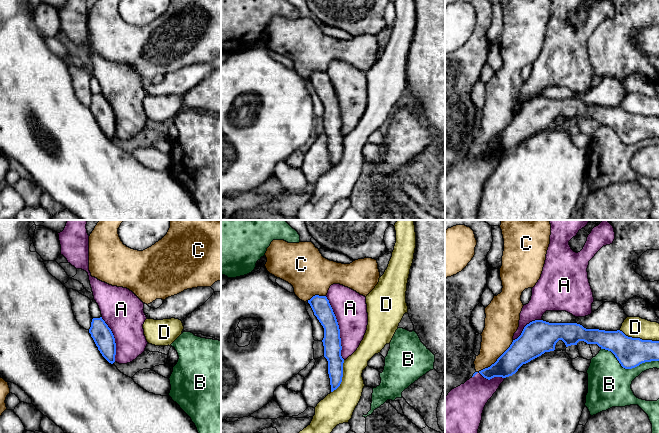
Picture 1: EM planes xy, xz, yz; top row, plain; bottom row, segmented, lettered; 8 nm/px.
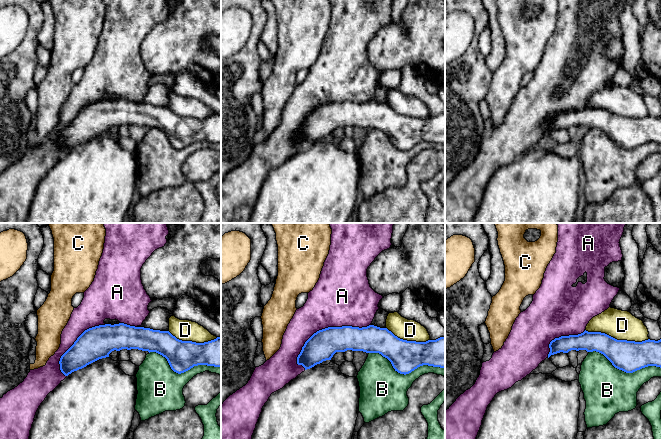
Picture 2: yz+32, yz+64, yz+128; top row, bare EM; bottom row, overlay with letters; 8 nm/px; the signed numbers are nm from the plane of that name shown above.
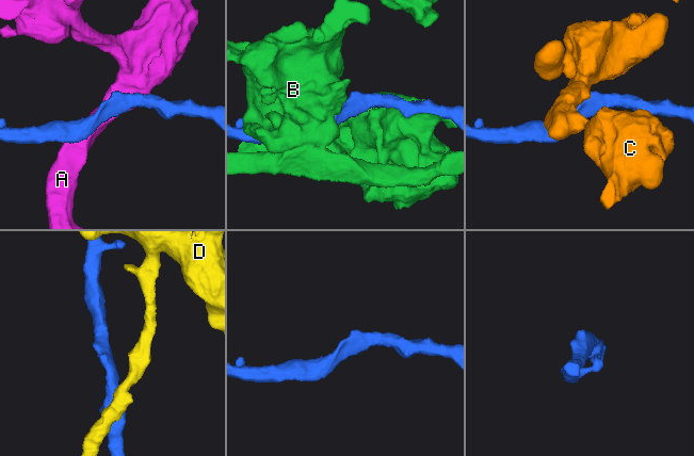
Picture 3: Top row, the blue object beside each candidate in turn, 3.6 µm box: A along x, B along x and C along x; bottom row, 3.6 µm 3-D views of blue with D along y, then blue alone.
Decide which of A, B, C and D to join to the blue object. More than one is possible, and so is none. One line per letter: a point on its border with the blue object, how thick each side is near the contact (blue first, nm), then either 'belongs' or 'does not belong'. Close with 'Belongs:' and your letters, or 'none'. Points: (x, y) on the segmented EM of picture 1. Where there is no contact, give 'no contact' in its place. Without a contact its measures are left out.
A: xz (338, 328) | 150/260 nm | belongs
B: yz (628, 368) | 240/360 nm | does not belong
C: yz (497, 360) | 220/260 nm | does not belong
D: yz (639, 338) | 240/170 nm | does not belong
Belongs: A

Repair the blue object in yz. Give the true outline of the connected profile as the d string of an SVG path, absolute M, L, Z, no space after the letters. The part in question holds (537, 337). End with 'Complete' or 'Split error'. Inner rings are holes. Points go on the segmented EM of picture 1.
M535 320L524 327L521 335L513 340L510 347L494 364L479 371L479 373L488 380L494 377L506 378L512 376L523 364L530 362L545 352L554 351L555 345L559 340L562 340L566 347L577 345L579 341L584 341L587 344L597 344L601 349L611 351L625 369L635 368L645 362L659 361L659 341L628 337L620 330L586 329L577 323L549 323L543 320Z. Complete

